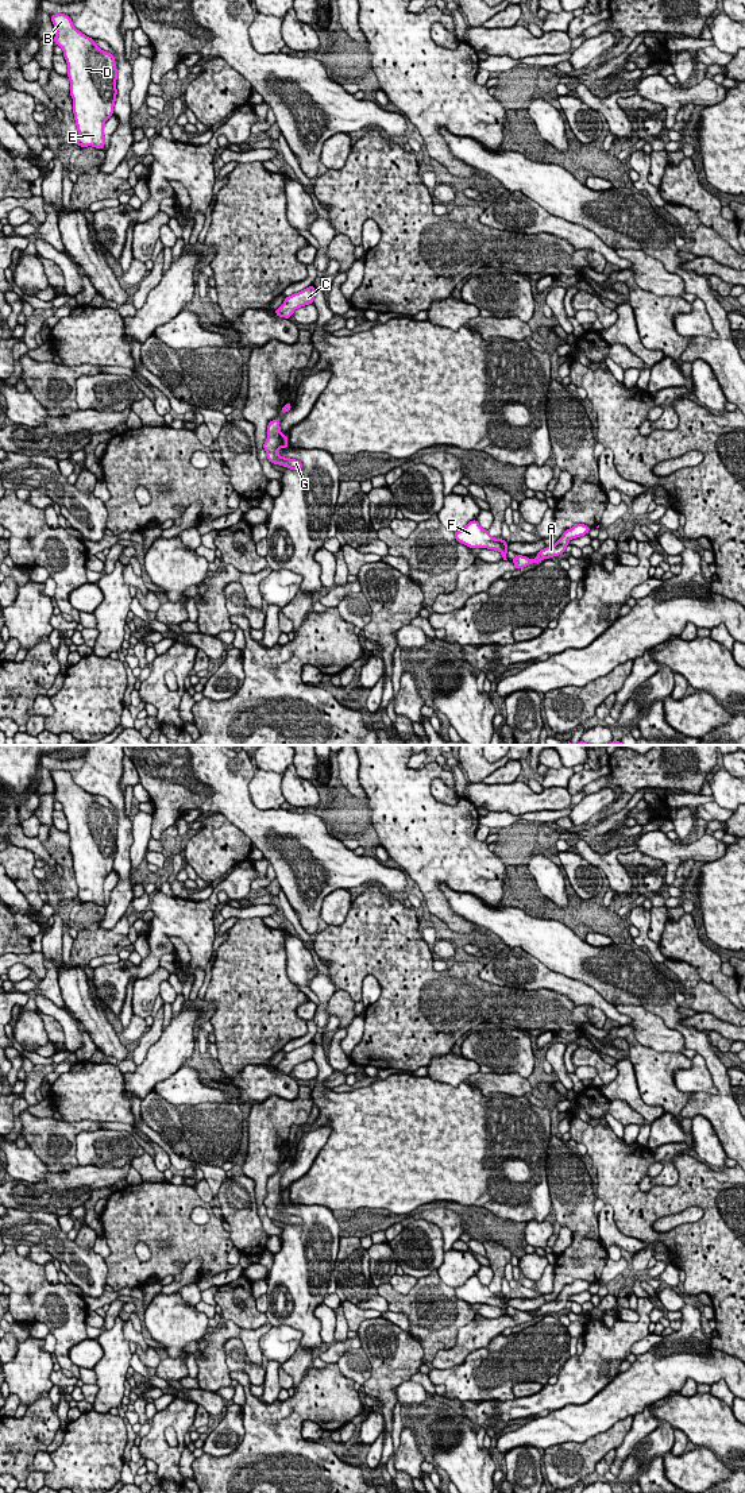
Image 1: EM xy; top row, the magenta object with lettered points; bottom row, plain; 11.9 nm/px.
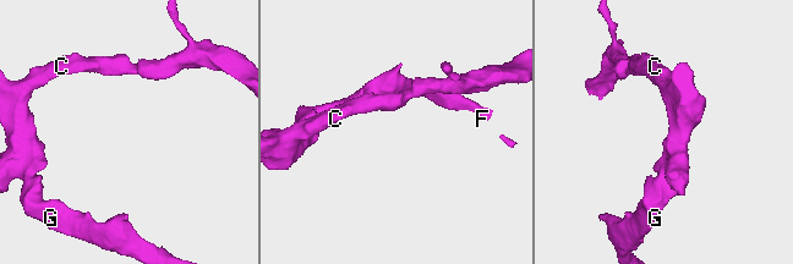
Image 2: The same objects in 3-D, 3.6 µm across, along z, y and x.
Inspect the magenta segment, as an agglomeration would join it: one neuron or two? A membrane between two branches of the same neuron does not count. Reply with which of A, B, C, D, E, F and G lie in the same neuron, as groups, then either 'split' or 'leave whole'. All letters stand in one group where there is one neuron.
A B C D E F G; leave whole

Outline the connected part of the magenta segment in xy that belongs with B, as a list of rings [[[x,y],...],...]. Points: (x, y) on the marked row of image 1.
[[[51,15],[51,22],[55,28],[53,40],[62,49],[67,63],[77,146],[101,150],[105,144],[104,126],[113,113],[117,94],[115,57],[78,31],[69,15]]]

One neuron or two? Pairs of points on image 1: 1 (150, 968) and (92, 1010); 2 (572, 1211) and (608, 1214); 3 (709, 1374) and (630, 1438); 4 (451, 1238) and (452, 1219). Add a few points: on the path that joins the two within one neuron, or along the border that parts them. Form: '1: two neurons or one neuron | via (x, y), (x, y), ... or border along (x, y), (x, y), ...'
1: two neurons | border along (93, 994), (101, 1003)
2: two neurons | border along (597, 1215), (599, 1241), (605, 1246)
3: two neurons | border along (647, 1405), (633, 1416)
4: one neuron | via (451, 1234), (451, 1223)

